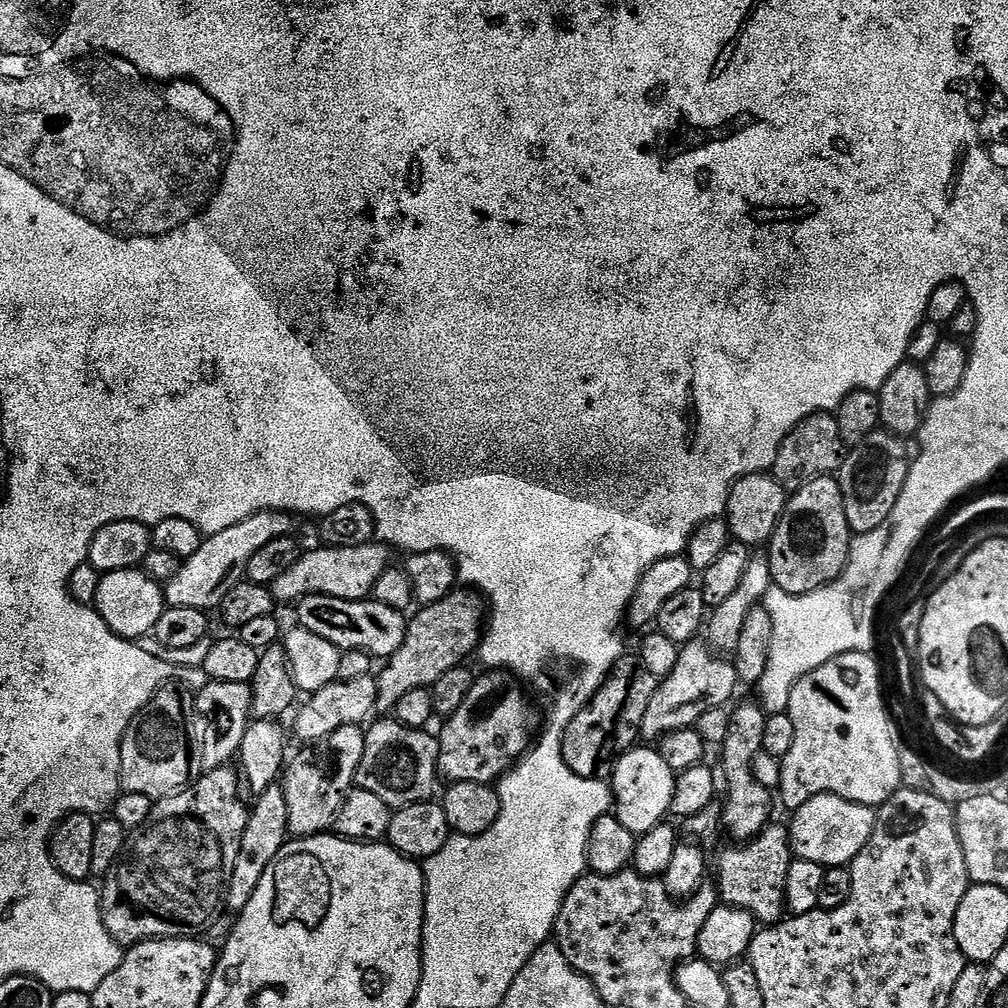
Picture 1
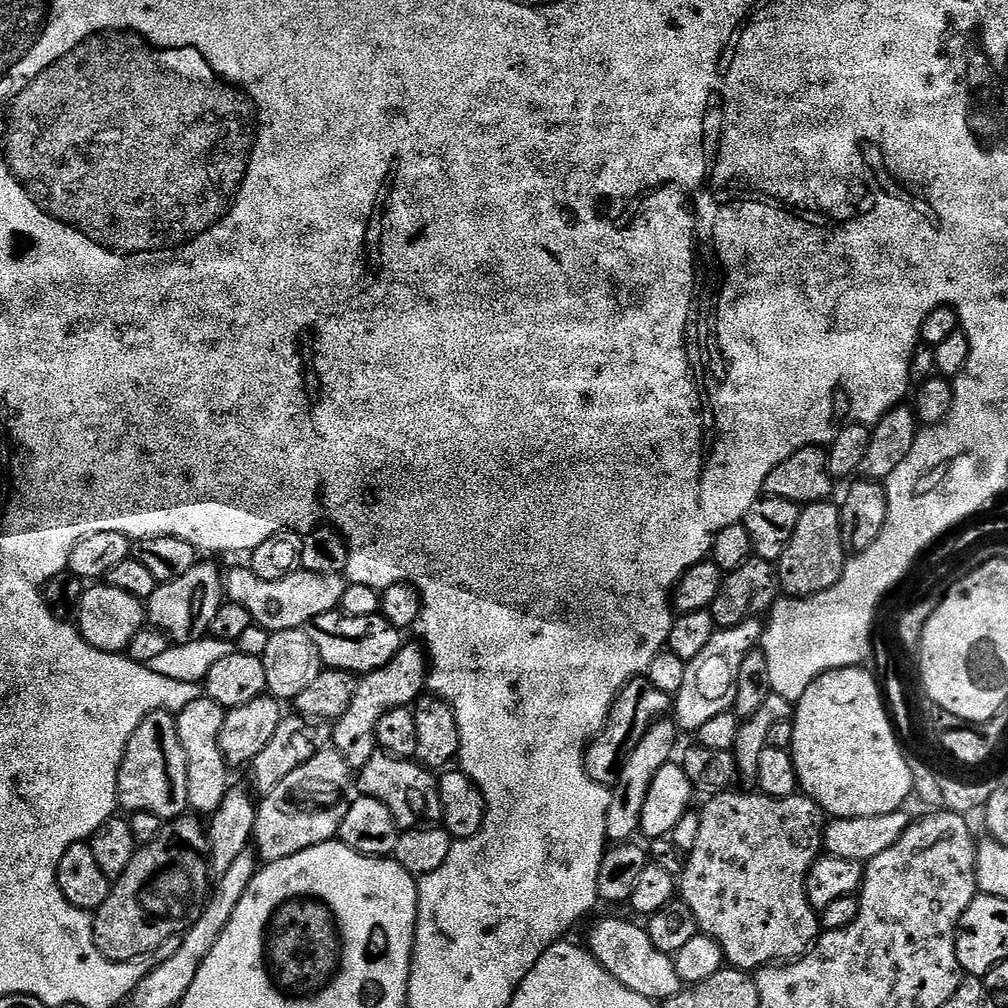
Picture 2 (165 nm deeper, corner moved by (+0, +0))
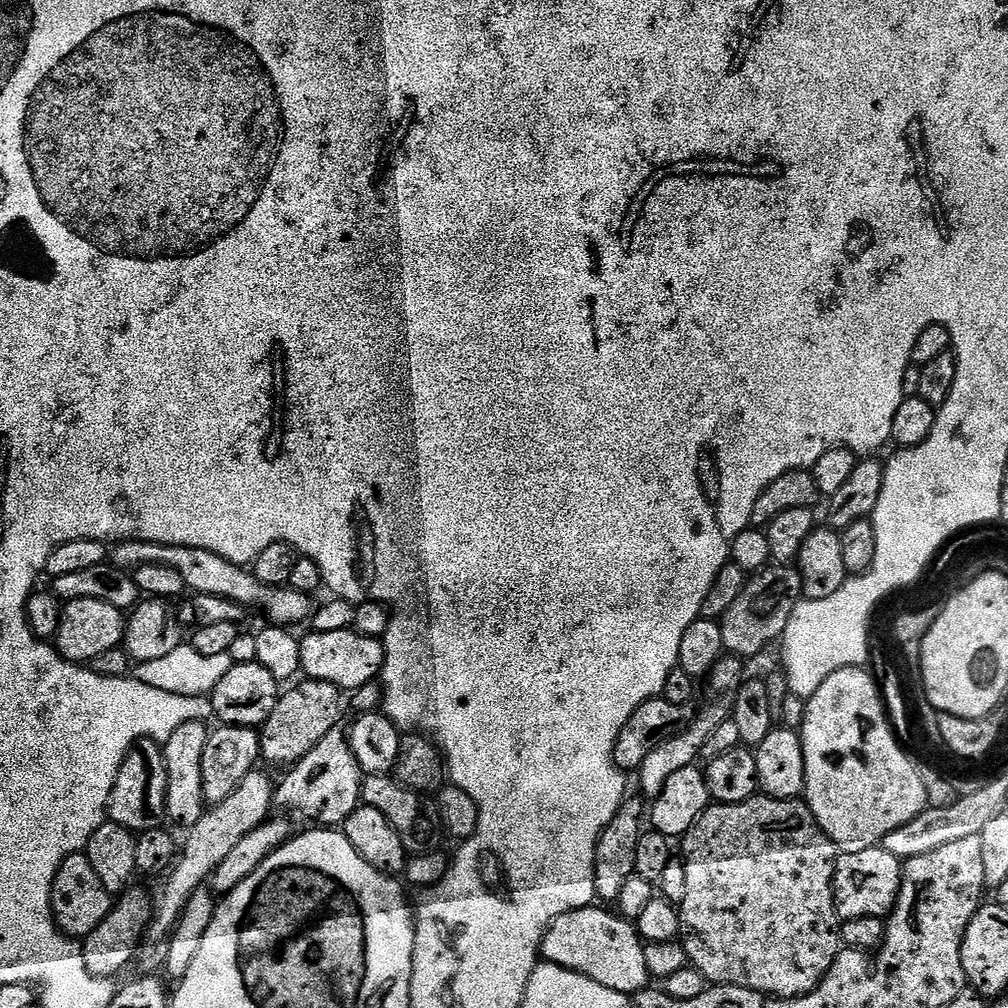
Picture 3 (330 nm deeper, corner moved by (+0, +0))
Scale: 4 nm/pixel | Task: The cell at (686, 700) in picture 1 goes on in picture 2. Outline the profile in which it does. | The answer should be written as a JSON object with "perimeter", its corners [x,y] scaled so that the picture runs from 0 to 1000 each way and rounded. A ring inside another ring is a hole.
{"perimeter":[[[655,712],[650,718],[641,724],[637,736],[629,740],[629,744],[621,752],[621,756],[615,762],[610,778],[606,779],[605,800],[601,804],[600,830],[607,835],[623,835],[628,832],[627,828],[635,825],[635,813],[637,812],[637,800],[641,788],[645,786],[645,776],[649,776],[649,768],[657,764],[668,753],[667,741],[671,738],[673,722],[666,713]]]}

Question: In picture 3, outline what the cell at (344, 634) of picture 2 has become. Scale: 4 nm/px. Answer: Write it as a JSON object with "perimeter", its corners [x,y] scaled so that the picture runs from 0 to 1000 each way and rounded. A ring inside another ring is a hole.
{"perimeter":[[[349,623],[327,625],[327,629],[307,626],[305,630],[298,635],[298,665],[305,674],[329,678],[338,685],[352,685],[370,678],[381,666],[381,640],[377,635],[360,631]]]}

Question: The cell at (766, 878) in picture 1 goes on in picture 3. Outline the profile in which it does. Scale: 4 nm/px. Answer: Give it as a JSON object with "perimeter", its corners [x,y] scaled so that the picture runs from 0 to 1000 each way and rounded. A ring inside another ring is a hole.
{"perimeter":[[[751,788],[740,796],[721,799],[720,806],[722,811],[706,821],[710,828],[707,837],[698,833],[694,815],[677,830],[681,891],[673,904],[684,957],[691,960],[703,977],[723,976],[772,992],[802,988],[835,943],[827,884],[829,836],[813,821],[794,792],[770,794]]]}

